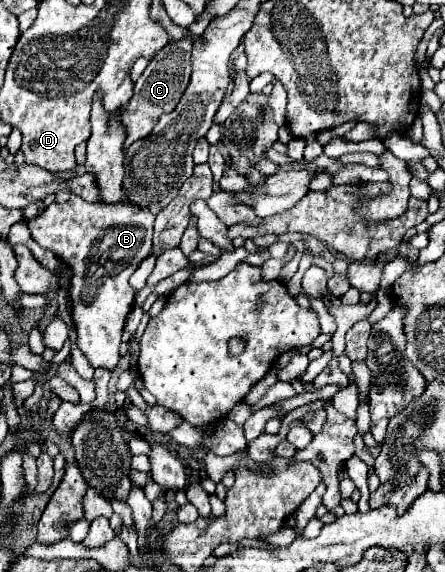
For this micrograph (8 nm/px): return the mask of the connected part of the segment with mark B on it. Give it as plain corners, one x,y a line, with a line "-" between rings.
70,196
70,200
62,204
52,202
40,216
28,222
32,238
44,250
60,256
62,264
72,270
70,306
76,328
76,346
94,368
104,366
112,370
118,364
122,330
126,316
134,308
136,296
136,290
122,274
126,268
134,272
134,268
152,252
152,226
154,214
148,210
138,212
138,208
108,206
100,202
88,204
78,196

